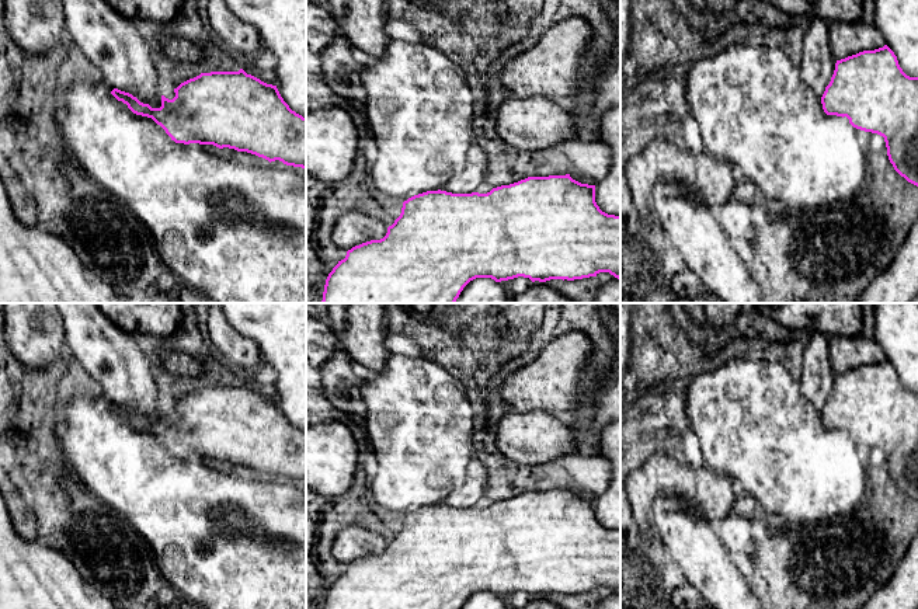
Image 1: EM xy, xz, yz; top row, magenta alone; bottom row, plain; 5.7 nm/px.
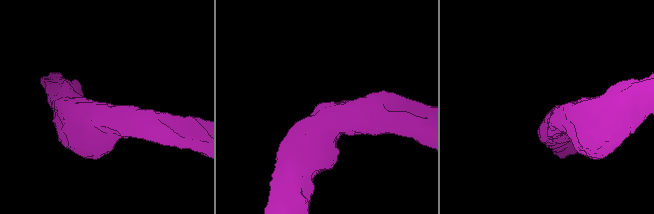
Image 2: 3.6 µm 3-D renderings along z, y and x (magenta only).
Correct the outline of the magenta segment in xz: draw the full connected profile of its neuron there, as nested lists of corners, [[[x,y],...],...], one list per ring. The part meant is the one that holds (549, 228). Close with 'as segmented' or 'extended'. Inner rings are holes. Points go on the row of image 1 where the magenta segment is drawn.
[[[566,175],[528,177],[487,194],[427,191],[403,202],[401,213],[380,240],[347,251],[328,274],[320,303],[455,303],[463,288],[476,278],[495,282],[529,278],[583,279],[609,272],[620,279],[620,216],[608,215],[595,202],[595,185]]]; as segmented

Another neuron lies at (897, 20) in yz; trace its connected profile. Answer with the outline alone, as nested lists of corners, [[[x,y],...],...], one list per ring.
[[[874,0],[873,25],[897,56],[903,72],[910,77],[918,77],[918,0]]]

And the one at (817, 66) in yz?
[[[818,17],[811,18],[801,45],[800,79],[821,98],[837,63],[830,45],[830,22]]]

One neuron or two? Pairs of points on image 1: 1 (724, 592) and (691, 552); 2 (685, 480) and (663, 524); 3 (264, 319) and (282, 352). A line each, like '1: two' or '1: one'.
1: one
2: two
3: one

